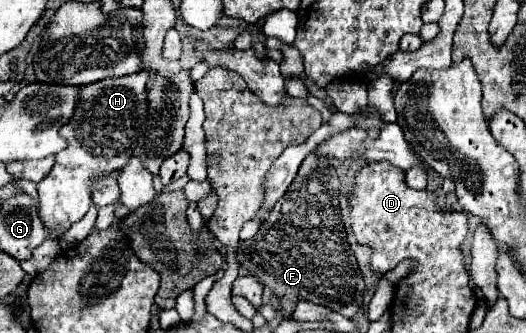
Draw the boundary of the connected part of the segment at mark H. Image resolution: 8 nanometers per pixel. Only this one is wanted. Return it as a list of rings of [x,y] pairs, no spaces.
[[[138,71],[134,75],[102,79],[78,87],[74,115],[70,123],[60,129],[68,147],[56,153],[52,171],[38,183],[40,217],[46,225],[68,229],[72,223],[80,221],[92,205],[90,187],[94,187],[94,179],[122,169],[130,161],[146,121],[146,83],[150,79],[154,79],[150,71]]]

